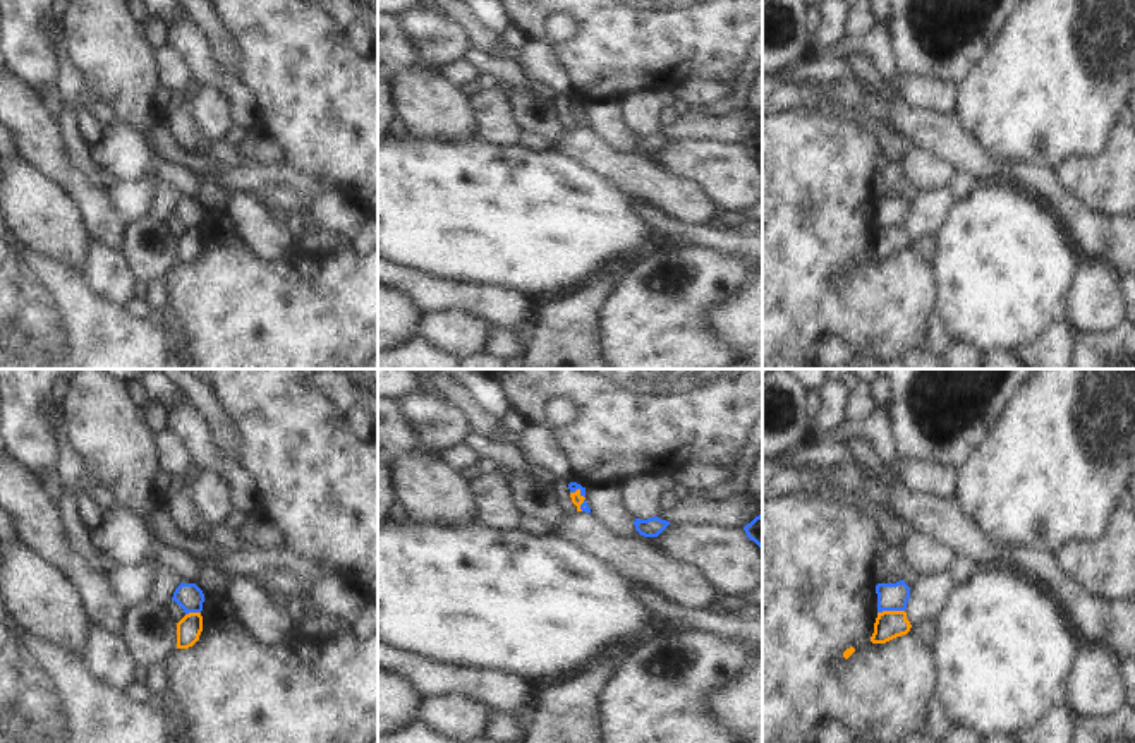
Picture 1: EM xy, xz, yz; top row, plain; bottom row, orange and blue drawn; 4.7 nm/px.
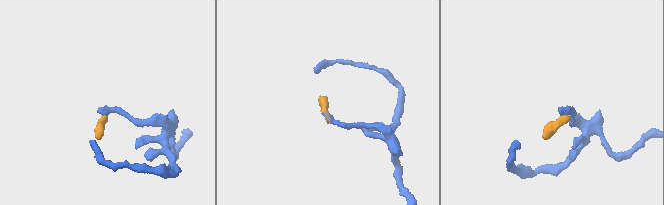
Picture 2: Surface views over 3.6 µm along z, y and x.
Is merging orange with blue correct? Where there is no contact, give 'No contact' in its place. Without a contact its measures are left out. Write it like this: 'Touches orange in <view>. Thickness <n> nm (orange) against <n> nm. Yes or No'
Touches orange in yz. Thickness 130 nm (orange) against 130 nm. Yes.

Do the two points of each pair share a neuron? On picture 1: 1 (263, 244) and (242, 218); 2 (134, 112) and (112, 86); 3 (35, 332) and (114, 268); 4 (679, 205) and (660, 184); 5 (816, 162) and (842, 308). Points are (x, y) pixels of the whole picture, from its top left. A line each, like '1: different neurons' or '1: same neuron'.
1: same neuron
2: same neuron
3: different neurons
4: same neuron
5: same neuron

